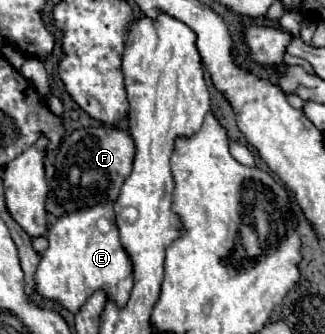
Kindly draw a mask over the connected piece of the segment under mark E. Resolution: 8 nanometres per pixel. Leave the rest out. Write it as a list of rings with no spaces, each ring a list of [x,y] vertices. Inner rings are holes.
[[[98,206],[98,208],[84,208],[82,212],[74,212],[70,216],[58,218],[48,228],[48,242],[50,246],[40,258],[38,270],[34,274],[36,292],[52,302],[60,302],[66,310],[76,314],[84,302],[98,290],[106,294],[110,302],[118,308],[124,308],[132,288],[132,264],[126,256],[124,248],[120,246],[118,228],[112,220],[112,230],[102,234],[96,228],[96,222],[104,216],[112,218],[112,206]]]

